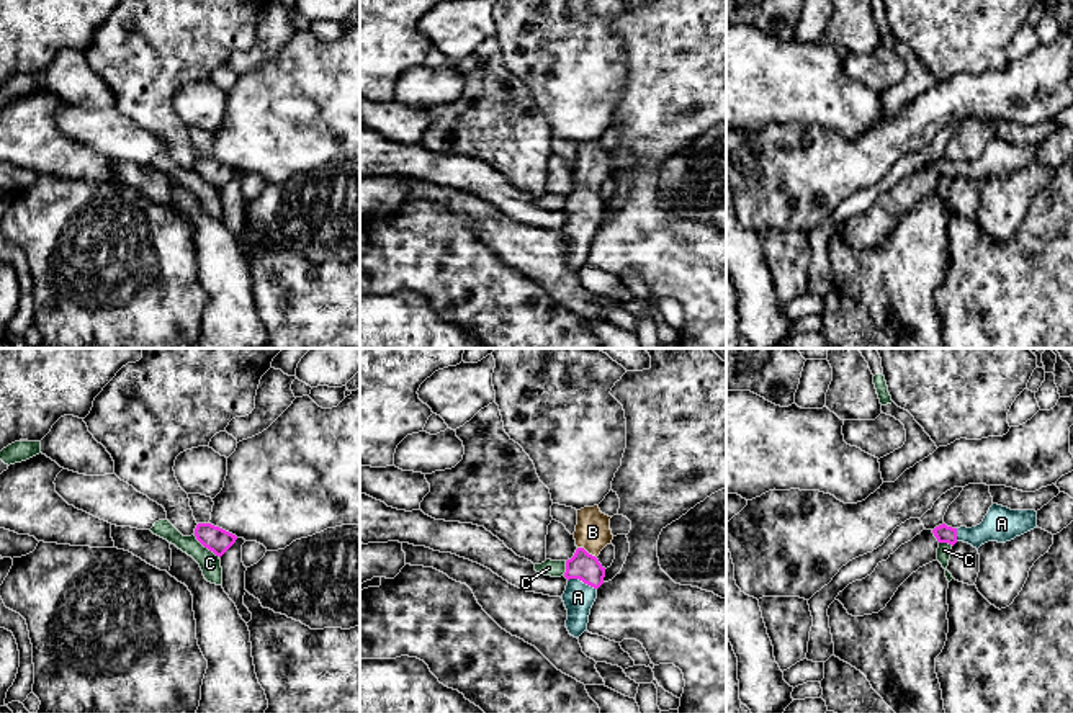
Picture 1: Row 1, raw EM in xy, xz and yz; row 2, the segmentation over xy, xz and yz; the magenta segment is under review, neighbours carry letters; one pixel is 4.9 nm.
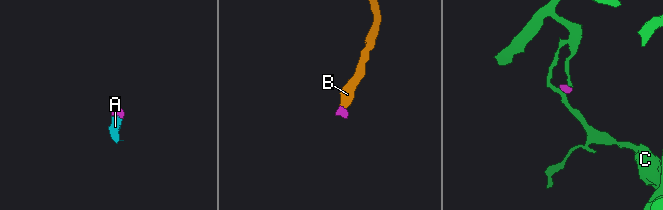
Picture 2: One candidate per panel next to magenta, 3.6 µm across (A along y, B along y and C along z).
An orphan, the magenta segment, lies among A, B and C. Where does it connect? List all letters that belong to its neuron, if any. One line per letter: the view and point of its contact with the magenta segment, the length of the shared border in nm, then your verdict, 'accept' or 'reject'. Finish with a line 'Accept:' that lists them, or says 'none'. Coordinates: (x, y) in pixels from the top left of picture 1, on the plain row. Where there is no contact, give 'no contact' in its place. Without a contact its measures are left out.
A: contact xz (583, 215); length 150 nm; accept
B: contact xz (586, 185); length 110 nm; accept
C: contact xy (206, 180); length 170 nm; reject
Accept: A, B

